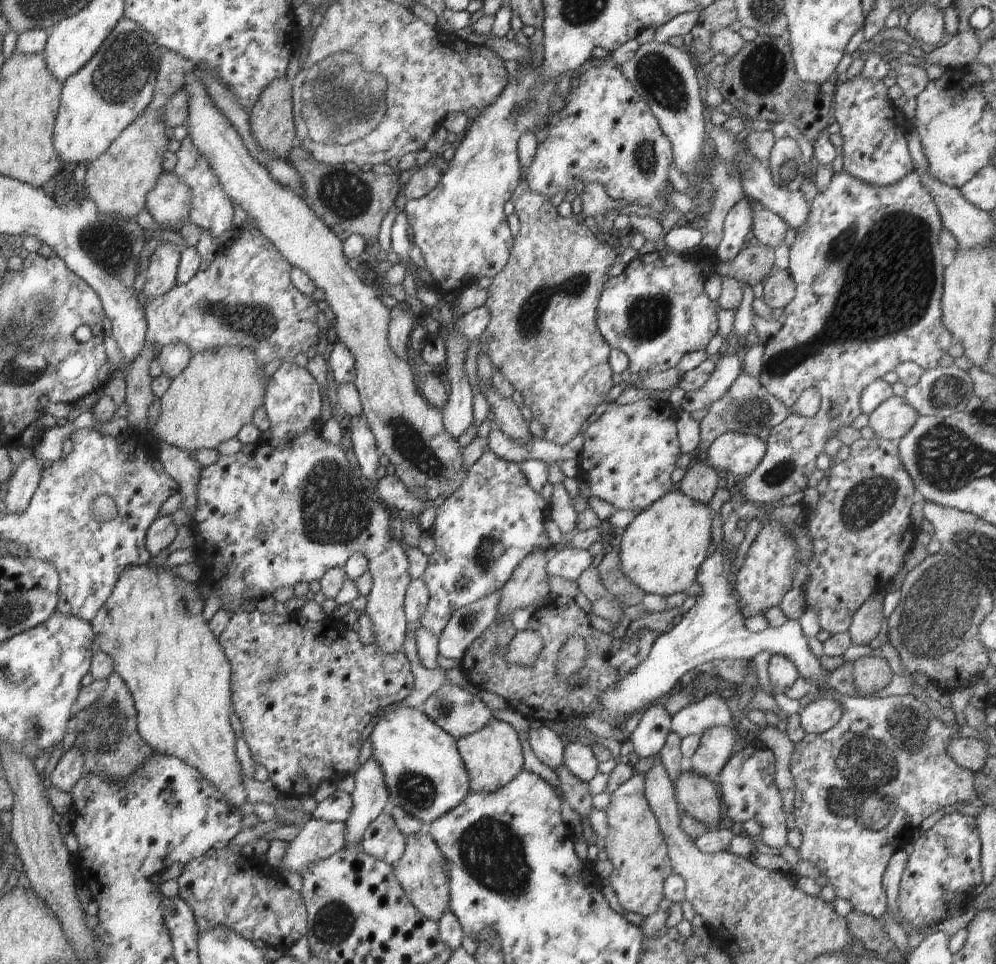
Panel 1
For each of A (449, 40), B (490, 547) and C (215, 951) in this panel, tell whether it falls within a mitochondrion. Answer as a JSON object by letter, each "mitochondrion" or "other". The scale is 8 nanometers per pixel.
{"A":"other","B":"mitochondrion","C":"other"}

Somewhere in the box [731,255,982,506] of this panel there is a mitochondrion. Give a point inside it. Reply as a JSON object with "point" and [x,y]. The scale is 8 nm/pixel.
{"point":[948,394]}

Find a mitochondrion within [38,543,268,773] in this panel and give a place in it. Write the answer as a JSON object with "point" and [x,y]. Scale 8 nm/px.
{"point":[106,731]}

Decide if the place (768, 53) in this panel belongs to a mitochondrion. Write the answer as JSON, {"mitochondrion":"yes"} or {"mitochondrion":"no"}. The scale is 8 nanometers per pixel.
{"mitochondrion":"yes"}

